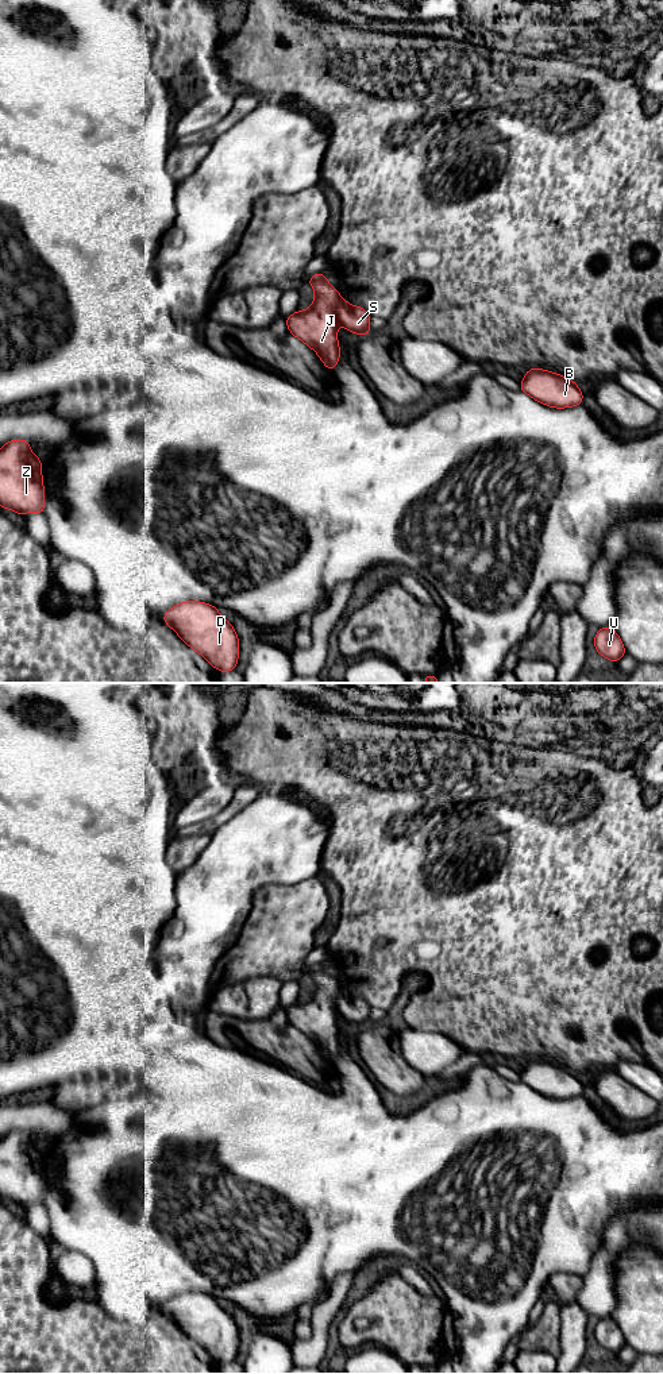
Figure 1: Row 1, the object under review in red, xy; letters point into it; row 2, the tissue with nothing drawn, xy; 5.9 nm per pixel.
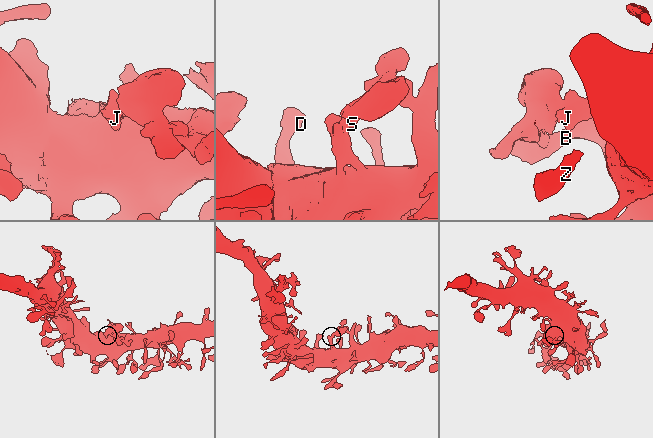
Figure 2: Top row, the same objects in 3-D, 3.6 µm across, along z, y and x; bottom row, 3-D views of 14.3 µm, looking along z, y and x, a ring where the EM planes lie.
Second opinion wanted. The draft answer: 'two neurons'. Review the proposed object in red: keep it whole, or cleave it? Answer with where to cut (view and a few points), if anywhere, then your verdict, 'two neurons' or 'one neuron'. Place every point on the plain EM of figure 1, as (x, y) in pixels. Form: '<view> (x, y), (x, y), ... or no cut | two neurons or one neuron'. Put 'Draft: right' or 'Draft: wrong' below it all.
xy (339, 985), (338, 1011), (340, 1014) | two neurons
Draft: right

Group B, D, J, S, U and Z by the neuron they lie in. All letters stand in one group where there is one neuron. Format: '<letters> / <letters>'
B D J U Z / S

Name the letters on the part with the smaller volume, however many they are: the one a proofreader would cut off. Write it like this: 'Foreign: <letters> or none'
Foreign: S

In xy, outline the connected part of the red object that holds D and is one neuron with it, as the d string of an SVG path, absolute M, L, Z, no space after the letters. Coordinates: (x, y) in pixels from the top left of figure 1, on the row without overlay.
M196 1292L182 1293L165 1302L163 1312L215 1361L230 1363L236 1359L238 1325L215 1297Z

